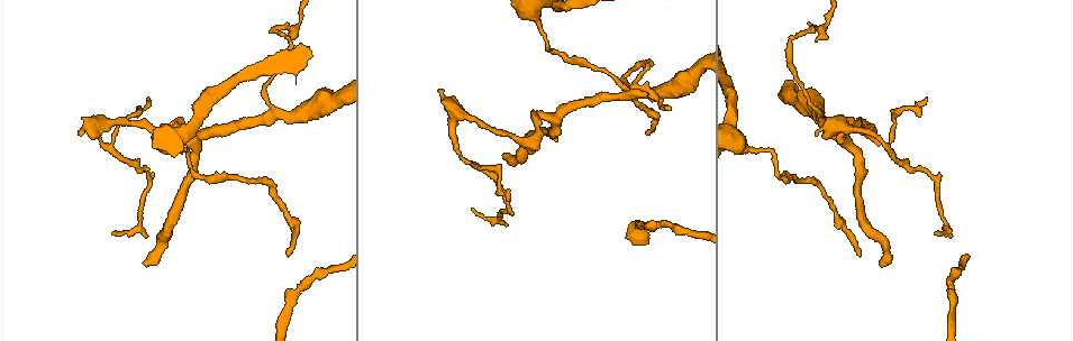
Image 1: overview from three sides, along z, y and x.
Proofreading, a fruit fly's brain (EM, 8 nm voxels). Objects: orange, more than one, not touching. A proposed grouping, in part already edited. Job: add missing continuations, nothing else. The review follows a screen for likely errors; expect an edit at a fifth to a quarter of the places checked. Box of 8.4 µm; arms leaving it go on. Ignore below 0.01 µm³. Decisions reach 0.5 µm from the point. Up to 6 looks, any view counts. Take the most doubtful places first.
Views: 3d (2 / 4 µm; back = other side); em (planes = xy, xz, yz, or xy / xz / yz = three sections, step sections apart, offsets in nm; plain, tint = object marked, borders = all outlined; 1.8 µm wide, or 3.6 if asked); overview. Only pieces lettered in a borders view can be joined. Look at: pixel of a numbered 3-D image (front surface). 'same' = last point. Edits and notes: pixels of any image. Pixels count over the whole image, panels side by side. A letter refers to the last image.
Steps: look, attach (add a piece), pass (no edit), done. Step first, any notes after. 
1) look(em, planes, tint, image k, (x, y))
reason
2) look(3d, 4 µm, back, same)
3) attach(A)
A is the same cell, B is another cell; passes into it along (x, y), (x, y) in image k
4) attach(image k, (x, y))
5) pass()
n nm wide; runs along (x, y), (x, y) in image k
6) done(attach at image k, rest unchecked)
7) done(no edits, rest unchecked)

look(em, xz, step 4, borders, image 1, (503, 156))

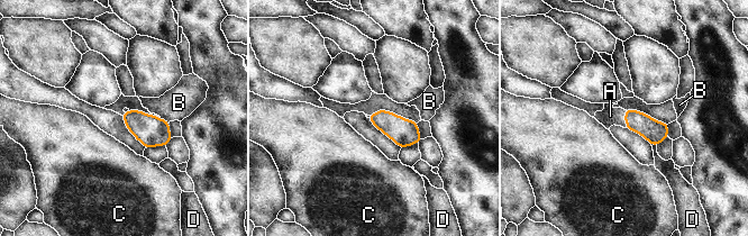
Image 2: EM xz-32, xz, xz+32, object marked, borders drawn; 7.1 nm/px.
attach(A)
A is the same cell, B, C and D are other cells; passes into it along (655, 132), (625, 119), (610, 116) in image 2; the neuron continues

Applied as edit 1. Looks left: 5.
look(overview)
see it whole again

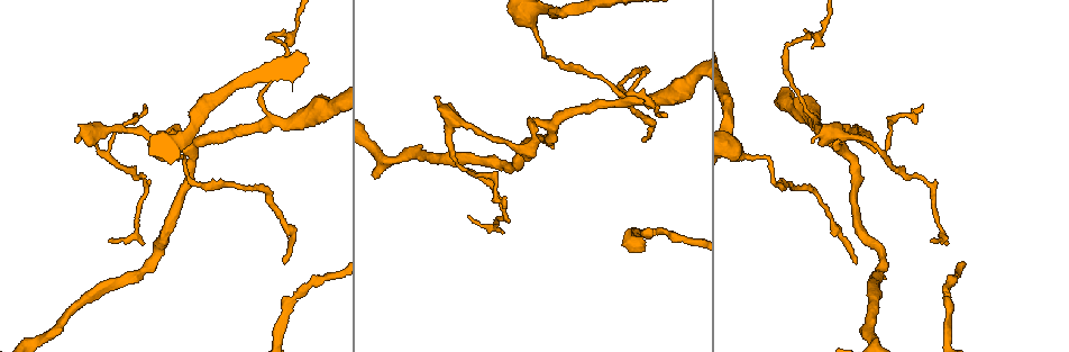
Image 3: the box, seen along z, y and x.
look(3d, 4 µm, image 3, (921, 105))

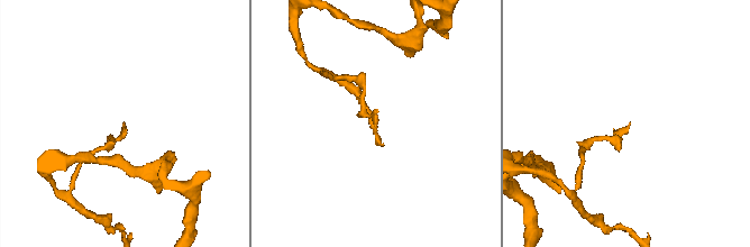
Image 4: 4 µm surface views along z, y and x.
look(em, planes, borders, image 4, (630, 124))
need the tissue

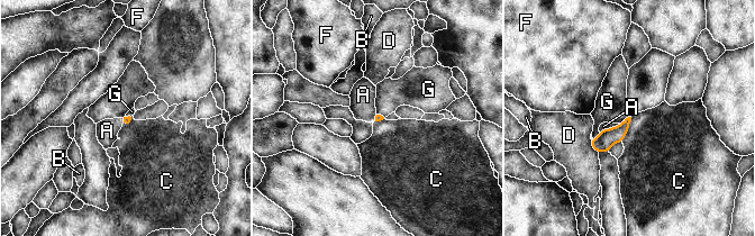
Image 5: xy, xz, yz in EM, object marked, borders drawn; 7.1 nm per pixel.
pass()
A, B, C, D, F and G are other cells; border along (631, 117), (628, 130), (621, 142) in image 5; no lettered piece goes on from it

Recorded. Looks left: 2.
done(attach at image 2, rest unchecked)

